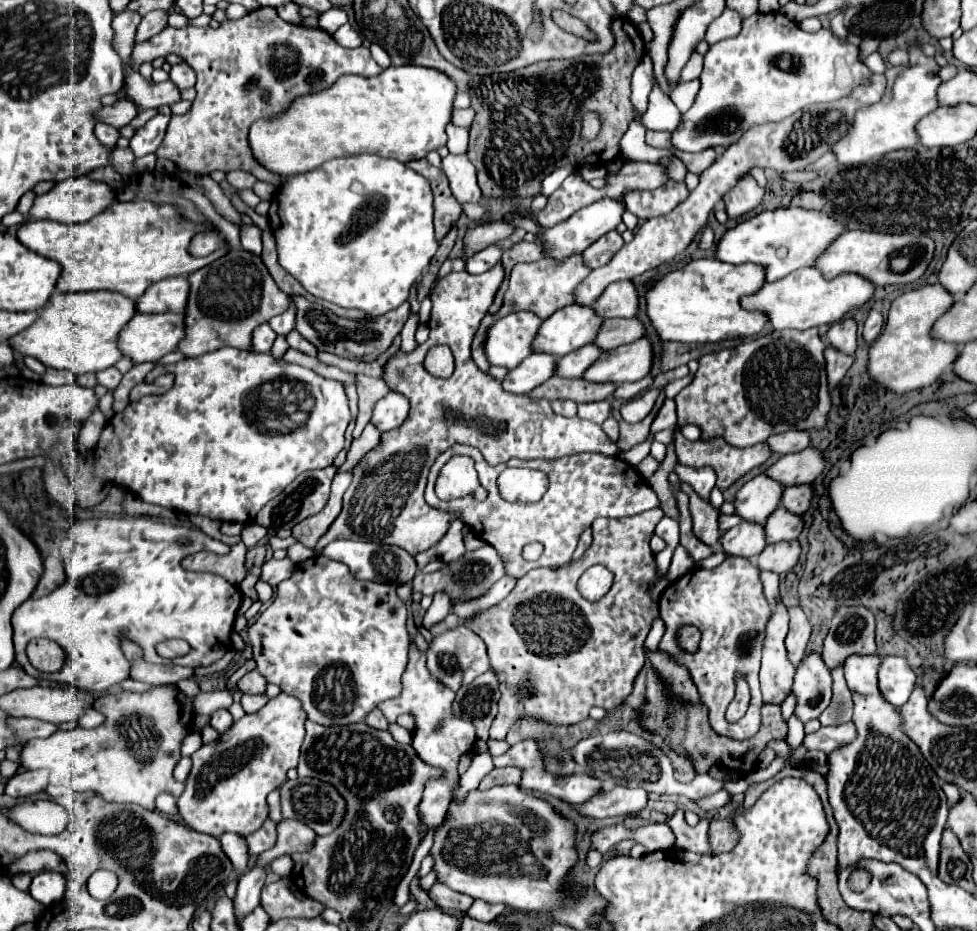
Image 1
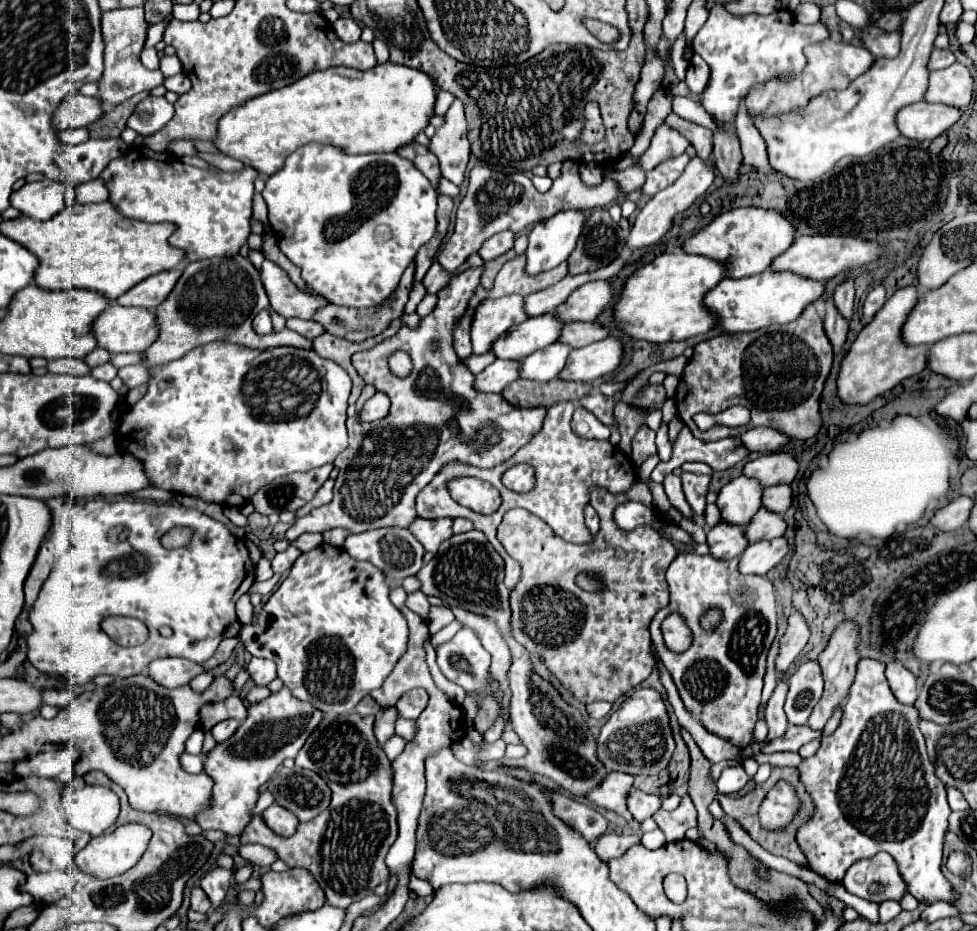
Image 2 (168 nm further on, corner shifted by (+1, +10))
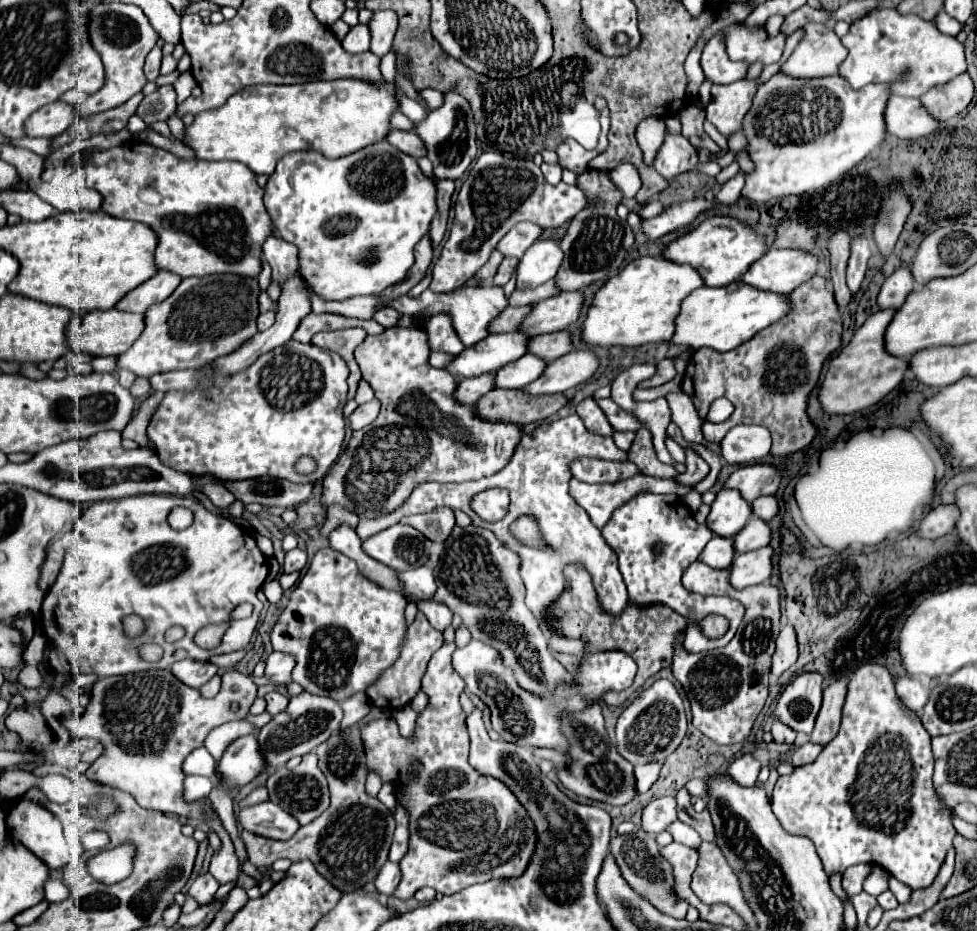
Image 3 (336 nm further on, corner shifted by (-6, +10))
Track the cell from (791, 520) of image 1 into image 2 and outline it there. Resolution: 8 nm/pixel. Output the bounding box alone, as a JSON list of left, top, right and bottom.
[745,509,787,545]

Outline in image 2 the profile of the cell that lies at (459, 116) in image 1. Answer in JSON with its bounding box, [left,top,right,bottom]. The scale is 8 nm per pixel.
[435,91,455,115]

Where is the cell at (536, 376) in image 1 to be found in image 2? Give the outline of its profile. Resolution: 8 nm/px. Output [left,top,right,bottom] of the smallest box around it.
[473,359,519,393]

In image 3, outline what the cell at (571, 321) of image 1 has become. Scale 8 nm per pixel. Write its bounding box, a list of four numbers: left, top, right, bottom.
[446,331,530,377]

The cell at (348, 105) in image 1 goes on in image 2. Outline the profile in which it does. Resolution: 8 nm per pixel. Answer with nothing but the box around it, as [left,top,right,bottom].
[213,63,437,177]

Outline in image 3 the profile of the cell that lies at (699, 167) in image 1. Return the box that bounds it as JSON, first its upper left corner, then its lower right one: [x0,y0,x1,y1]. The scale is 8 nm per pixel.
[678,105,720,153]

